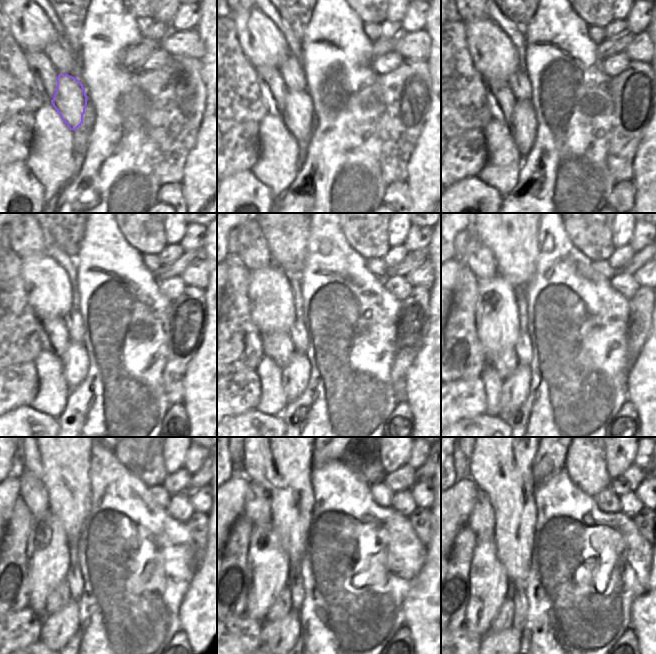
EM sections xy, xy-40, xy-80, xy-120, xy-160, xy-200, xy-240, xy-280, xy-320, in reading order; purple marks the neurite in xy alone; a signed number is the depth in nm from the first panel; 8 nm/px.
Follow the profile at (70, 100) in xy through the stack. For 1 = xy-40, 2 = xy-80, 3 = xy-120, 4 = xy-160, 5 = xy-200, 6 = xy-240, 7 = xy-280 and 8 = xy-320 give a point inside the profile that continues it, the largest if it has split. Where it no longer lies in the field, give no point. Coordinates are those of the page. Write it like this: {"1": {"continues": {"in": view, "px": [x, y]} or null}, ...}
{"1": {"continues": {"in": "xy-40", "px": [297, 114]}}, "2": {"continues": {"in": "xy-80", "px": [523, 126]}}, "3": {"continues": {"in": "xy-120", "px": [75, 362]}}, "4": {"continues": {"in": "xy-160", "px": [296, 374]}}, "5": {"continues": {"in": "xy-200", "px": [515, 389]}}, "6": {"continues": {"in": "xy-240", "px": [57, 629]}}, "7": {"continues": {"in": "xy-280", "px": [278, 636]}}, "8": {"continues": {"in": "xy-320", "px": [509, 640]}}}

